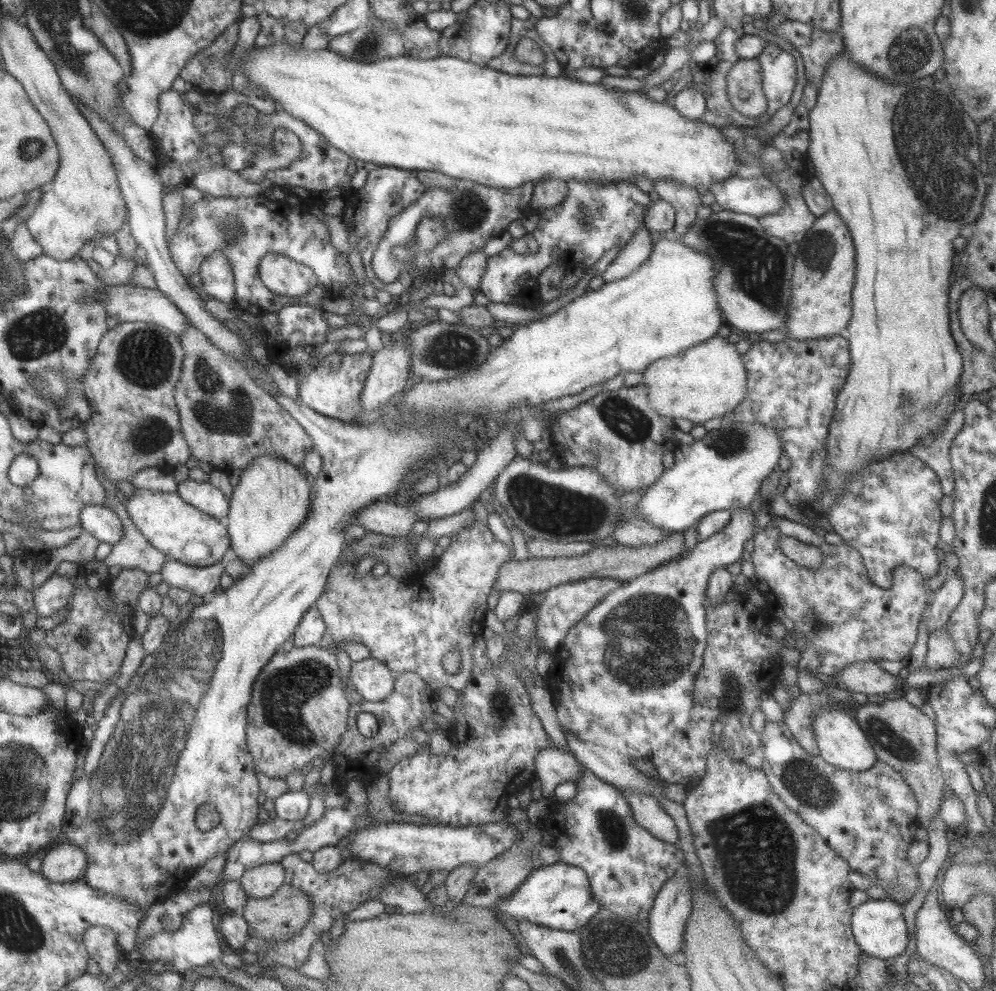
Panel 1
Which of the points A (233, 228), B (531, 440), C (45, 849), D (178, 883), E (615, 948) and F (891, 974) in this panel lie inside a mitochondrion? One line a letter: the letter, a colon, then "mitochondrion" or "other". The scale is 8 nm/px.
A: mitochondrion
B: other
C: other
D: other
E: mitochondrion
F: other

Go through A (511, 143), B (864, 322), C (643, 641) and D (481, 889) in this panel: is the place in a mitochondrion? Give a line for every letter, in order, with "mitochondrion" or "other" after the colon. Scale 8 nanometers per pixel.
A: other
B: other
C: mitochondrion
D: other

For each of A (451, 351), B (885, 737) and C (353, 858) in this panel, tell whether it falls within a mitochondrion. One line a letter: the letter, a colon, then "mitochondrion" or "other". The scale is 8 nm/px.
A: mitochondrion
B: mitochondrion
C: other

